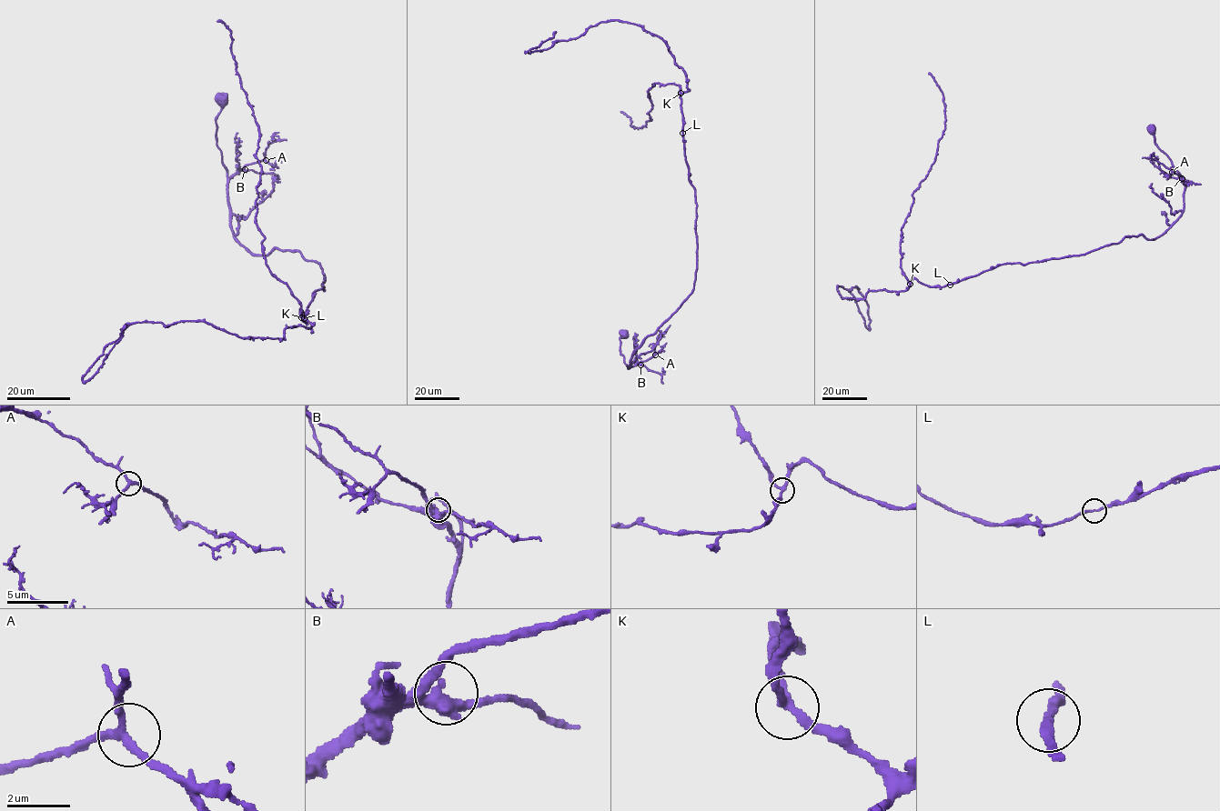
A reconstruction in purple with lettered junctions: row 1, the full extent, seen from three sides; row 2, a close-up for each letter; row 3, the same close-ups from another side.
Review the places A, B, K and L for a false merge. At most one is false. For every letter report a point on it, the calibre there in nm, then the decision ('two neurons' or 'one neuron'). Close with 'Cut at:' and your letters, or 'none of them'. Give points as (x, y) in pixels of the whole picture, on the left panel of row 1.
A: (266, 160) | 240 nm | one neuron
B: (245, 169) | 440 nm | one neuron
K: (301, 317) | 240 nm | one neuron
L: (304, 318) | 200 nm | one neuron
Cut at: none of them

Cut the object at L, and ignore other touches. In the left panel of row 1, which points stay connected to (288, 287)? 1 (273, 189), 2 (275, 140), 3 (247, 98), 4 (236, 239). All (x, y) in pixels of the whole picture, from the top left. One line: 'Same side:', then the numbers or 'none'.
Same side: 3

